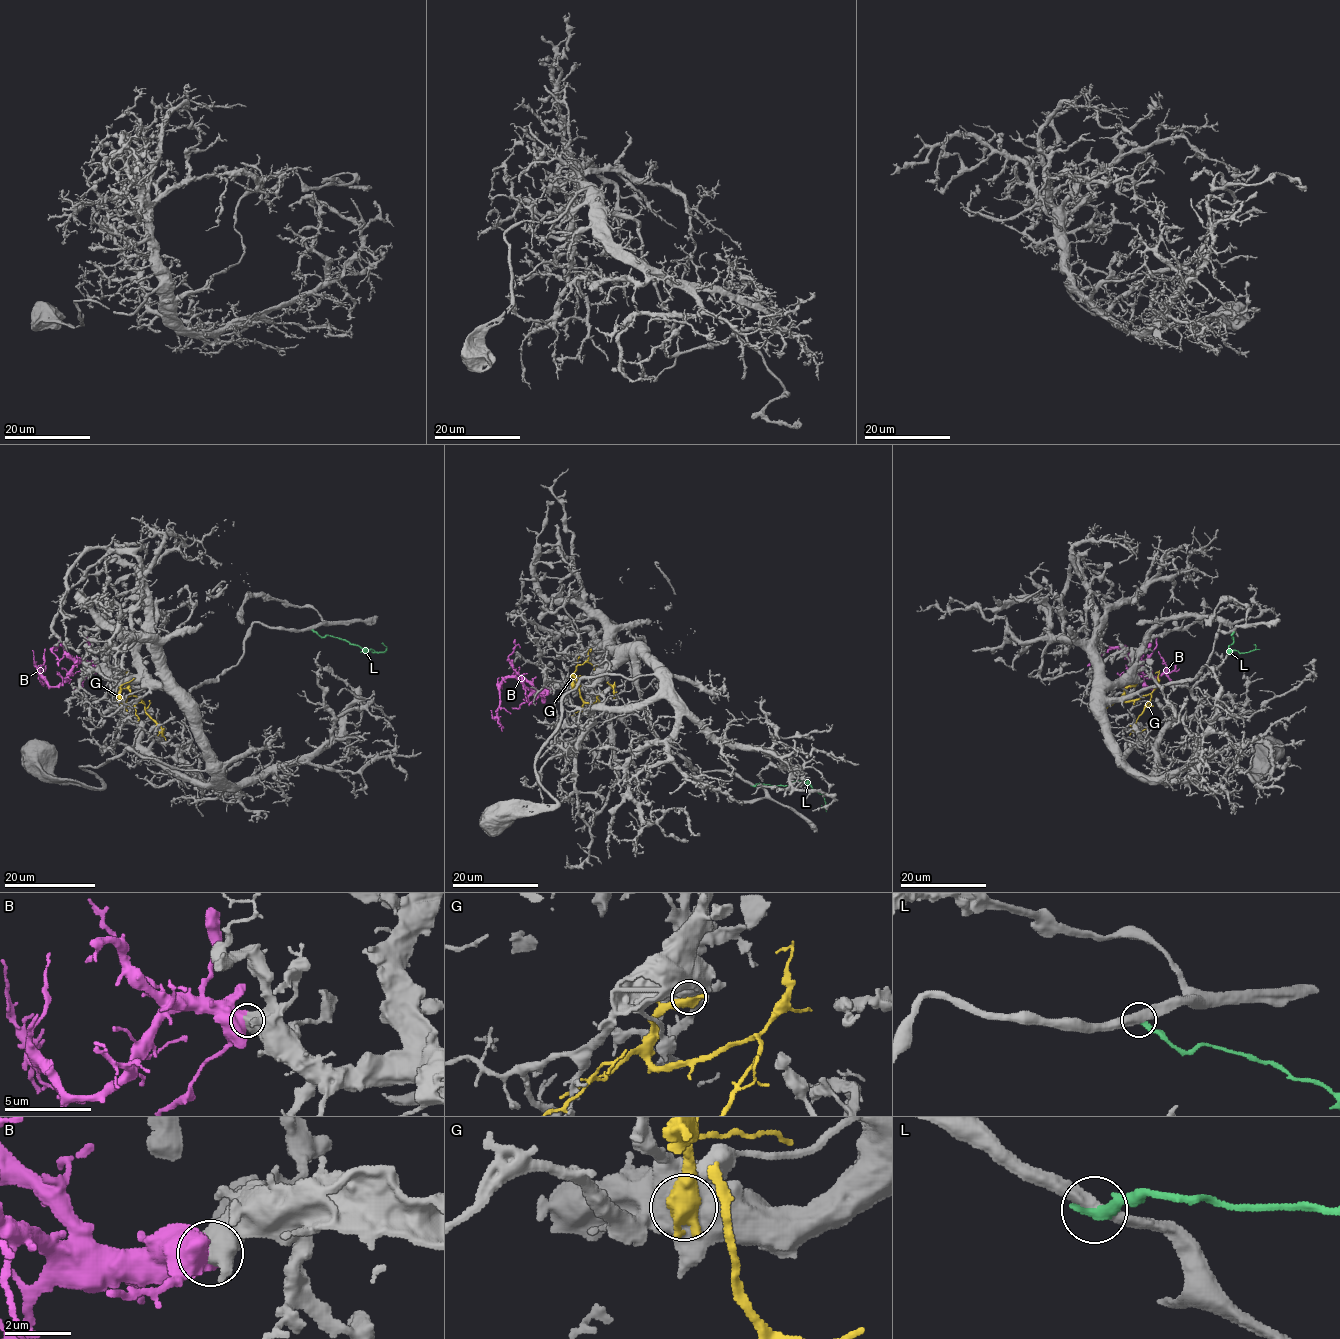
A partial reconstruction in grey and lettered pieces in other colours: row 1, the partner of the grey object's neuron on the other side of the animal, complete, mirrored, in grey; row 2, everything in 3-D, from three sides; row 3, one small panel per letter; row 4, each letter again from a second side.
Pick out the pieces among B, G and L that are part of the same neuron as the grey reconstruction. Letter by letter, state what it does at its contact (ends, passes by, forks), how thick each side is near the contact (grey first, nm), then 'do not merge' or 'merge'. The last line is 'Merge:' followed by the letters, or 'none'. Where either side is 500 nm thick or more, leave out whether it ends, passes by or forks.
B: 550 nm thick on the grey side, 850 nm on the other; merge
G: 1050 nm thick on the grey side, 750 nm on the other; do not merge
L: it ends there; 440 nm thick on the grey side, 400 nm on the other; do not merge
Merge: B

